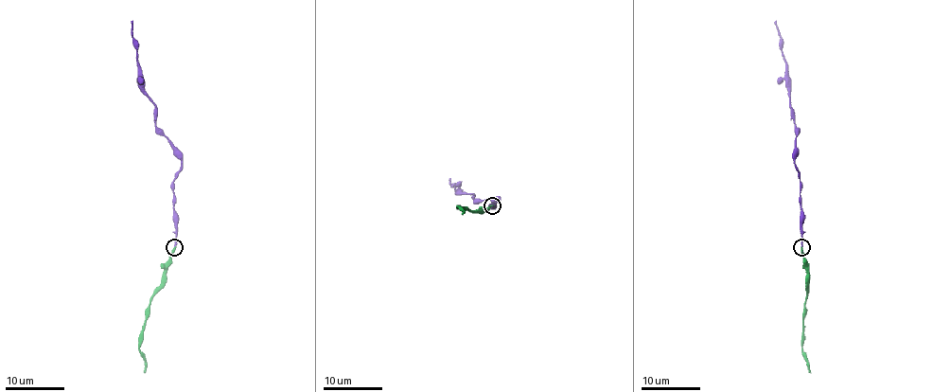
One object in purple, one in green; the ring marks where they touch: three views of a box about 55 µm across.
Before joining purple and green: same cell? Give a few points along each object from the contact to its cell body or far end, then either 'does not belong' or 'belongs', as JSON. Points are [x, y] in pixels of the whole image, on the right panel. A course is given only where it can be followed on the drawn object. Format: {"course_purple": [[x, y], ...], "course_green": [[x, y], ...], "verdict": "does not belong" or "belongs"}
{"course_purple": [[802, 246], [795, 125], [787, 88], [787, 65], [775, 21]], "course_green": [[802, 246], [806, 267], [802, 352], [811, 373]], "verdict": "belongs"}

